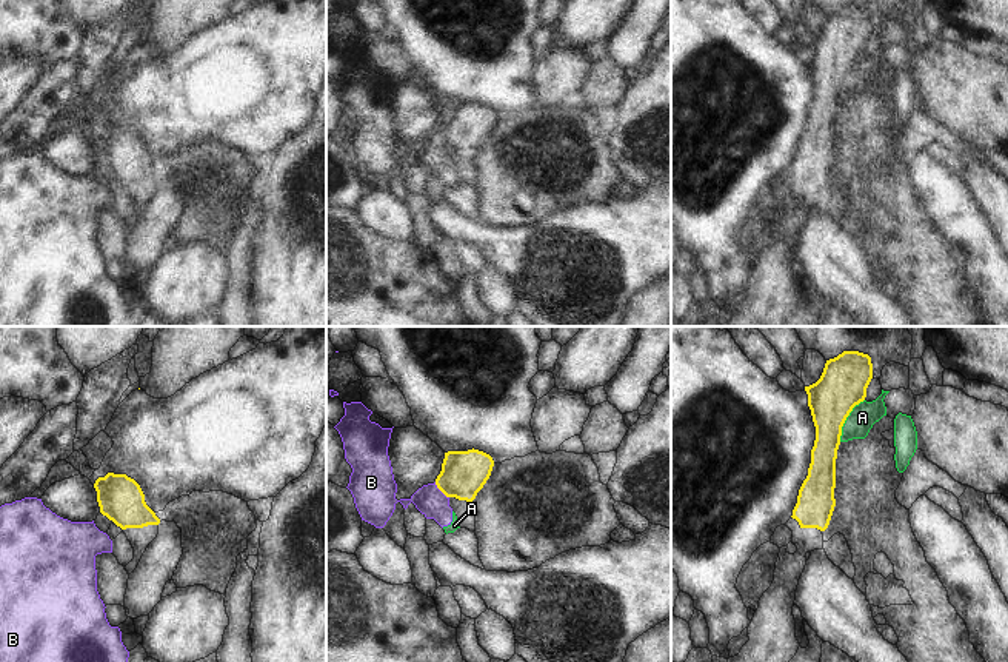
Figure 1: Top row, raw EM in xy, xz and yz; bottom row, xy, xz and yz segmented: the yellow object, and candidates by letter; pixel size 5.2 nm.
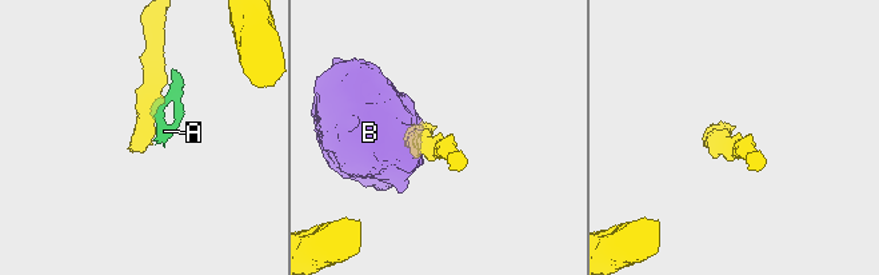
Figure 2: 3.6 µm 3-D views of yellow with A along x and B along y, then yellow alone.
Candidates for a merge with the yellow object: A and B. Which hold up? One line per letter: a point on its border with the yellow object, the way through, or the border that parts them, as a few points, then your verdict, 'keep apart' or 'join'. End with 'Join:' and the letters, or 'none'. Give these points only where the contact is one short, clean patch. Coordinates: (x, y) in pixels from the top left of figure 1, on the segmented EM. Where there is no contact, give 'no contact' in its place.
A: contact yz (845, 419); border yz (864, 399), (847, 417), (839, 441); keep apart
B: contact xz (440, 490); border xz (434, 482), (448, 498); keep apart
Join: none

